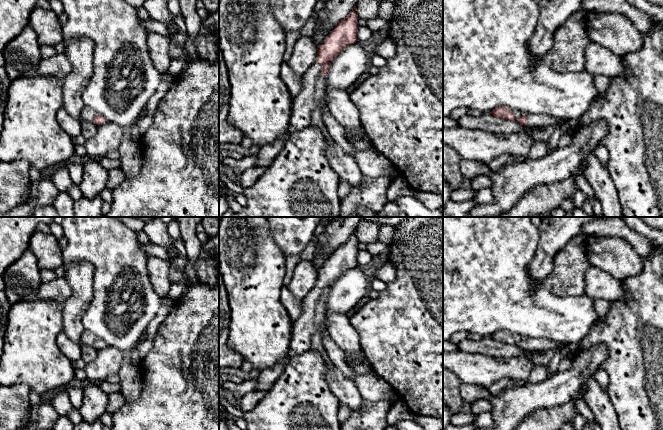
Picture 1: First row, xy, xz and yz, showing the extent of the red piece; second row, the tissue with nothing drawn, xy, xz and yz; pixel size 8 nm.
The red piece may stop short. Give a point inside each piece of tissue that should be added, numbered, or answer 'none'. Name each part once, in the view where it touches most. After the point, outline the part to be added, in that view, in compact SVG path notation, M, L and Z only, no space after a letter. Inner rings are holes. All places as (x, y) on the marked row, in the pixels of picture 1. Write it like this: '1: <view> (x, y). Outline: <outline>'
1: yz (534, 120). Outline: M520 111L513 112L515 120L517 120L521 116L526 116L528 119L529 127L554 127L559 121L559 119L549 115L535 115Z

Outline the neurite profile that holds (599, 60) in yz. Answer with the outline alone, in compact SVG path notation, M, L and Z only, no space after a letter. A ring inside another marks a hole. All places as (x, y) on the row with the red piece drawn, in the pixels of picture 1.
M592 41L585 49L584 70L595 76L616 77L627 75L626 65L621 57Z

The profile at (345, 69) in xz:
M361 41L347 46L334 58L326 74L324 98L312 112L311 127L323 132L325 128L323 115L328 110L328 93L335 89L348 91L350 86L367 71L369 65L369 53Z

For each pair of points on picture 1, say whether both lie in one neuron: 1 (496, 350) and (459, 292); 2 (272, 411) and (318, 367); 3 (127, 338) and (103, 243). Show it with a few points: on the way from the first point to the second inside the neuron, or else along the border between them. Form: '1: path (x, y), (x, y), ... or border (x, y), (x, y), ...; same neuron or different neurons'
1: border (480, 336), (489, 337); different neurons
2: path (283, 402), (306, 379); same neuron
3: path (102, 324), (100, 317), (103, 299), (103, 270); same neuron

